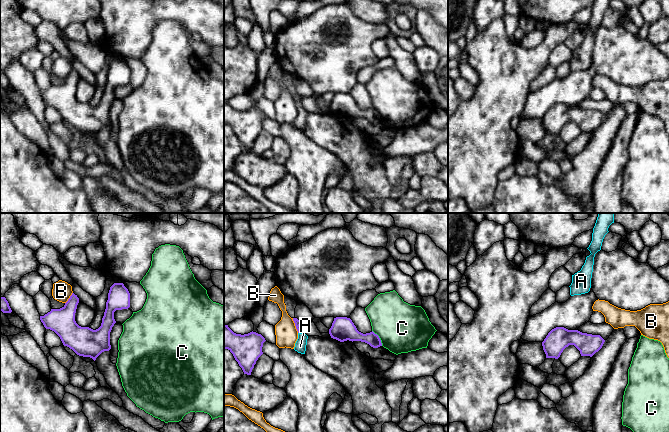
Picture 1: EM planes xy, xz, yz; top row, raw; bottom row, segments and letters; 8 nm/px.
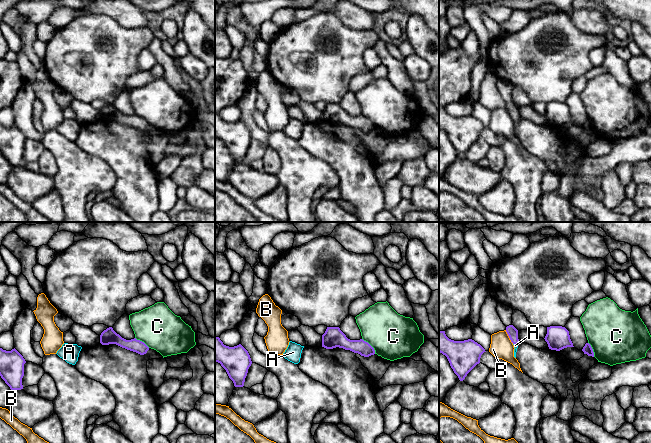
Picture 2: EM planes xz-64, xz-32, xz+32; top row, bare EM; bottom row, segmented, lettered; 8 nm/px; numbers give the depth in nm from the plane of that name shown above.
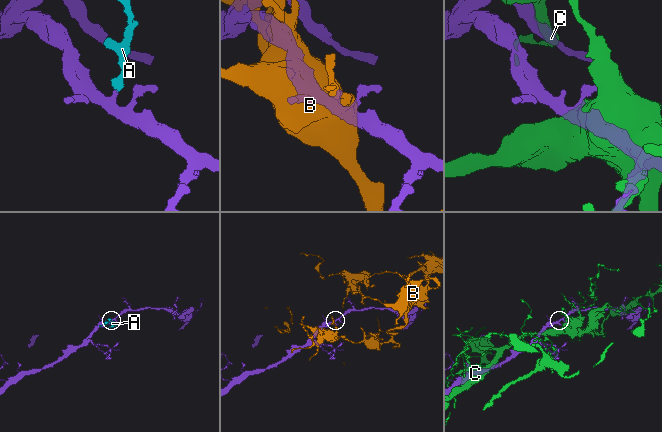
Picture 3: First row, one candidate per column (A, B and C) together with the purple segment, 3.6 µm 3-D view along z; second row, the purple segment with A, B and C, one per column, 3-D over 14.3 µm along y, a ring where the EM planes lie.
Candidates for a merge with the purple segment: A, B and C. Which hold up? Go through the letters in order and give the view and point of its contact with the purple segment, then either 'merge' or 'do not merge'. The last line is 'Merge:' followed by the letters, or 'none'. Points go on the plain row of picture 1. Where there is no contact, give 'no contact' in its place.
A: contact xz (300, 108); merge
B: contact xz (295, 101); do not merge
C: contact xz (379, 114); do not merge
Merge: A

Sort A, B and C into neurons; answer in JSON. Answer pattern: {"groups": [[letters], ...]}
{"groups": [["A"], ["B"], ["C"]]}

